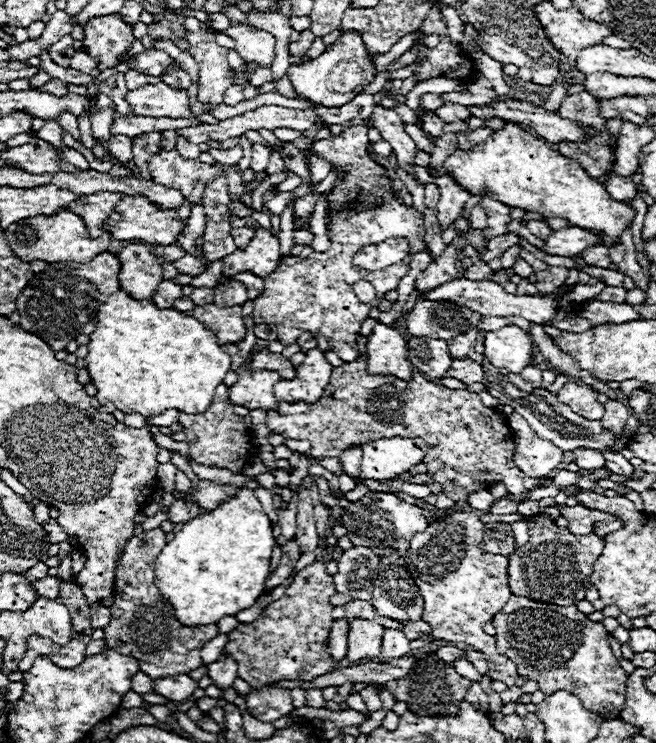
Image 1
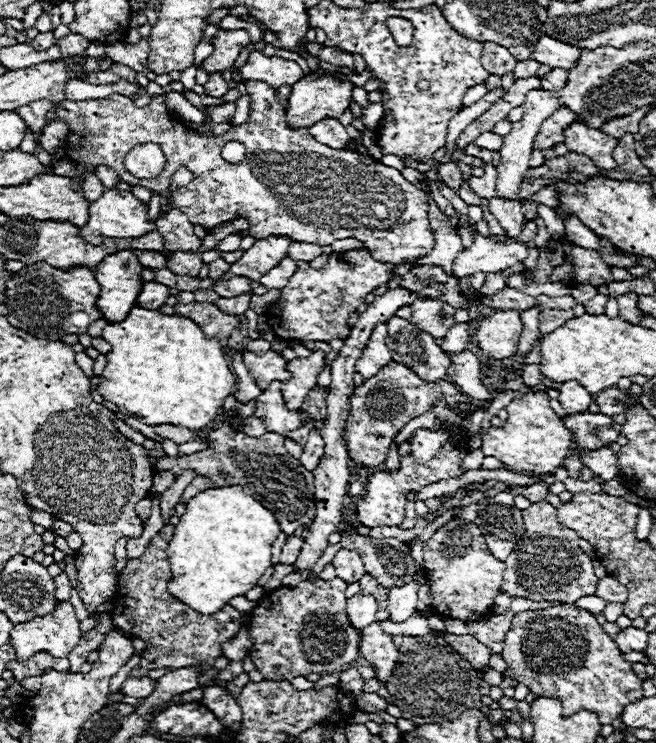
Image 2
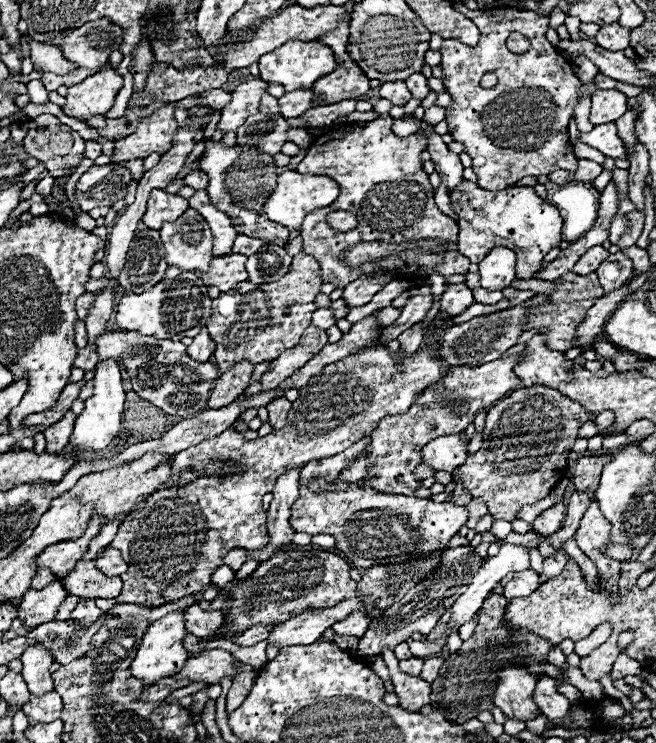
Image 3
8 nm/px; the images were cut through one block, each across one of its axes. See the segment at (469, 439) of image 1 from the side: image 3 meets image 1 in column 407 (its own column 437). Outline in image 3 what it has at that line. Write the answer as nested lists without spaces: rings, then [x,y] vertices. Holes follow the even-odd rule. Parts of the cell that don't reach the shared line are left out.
[[[522,354],[502,356],[498,360],[480,364],[480,366],[456,366],[452,368],[442,380],[424,388],[410,410],[400,416],[382,418],[380,424],[372,430],[370,448],[366,456],[360,456],[350,468],[342,474],[342,480],[334,484],[326,484],[320,480],[310,482],[314,492],[332,490],[332,488],[346,488],[348,482],[362,482],[364,478],[372,480],[372,486],[386,494],[412,494],[420,482],[414,478],[414,468],[420,464],[420,448],[424,448],[430,440],[446,436],[446,434],[460,434],[474,422],[476,414],[496,400],[504,398],[514,388],[522,386],[522,380],[514,374],[514,366],[522,360]]]

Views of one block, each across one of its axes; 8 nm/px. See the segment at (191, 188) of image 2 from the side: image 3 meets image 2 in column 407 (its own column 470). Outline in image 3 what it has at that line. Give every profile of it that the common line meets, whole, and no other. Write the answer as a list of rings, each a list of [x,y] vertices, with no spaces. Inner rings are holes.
[[[462,180],[450,192],[450,202],[454,212],[466,212],[458,218],[458,252],[474,264],[480,264],[492,248],[506,246],[518,256],[518,278],[528,280],[542,266],[544,256],[562,242],[562,216],[558,214],[558,208],[540,198],[532,186],[486,192],[484,188],[478,188],[478,184]]]

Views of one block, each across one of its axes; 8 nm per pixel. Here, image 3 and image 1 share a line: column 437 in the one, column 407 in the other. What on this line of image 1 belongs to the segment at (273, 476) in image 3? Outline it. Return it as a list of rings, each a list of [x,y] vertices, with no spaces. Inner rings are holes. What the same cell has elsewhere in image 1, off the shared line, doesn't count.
[[[380,322],[372,328],[368,336],[368,372],[412,380],[414,366],[408,360],[408,342],[398,330]]]

